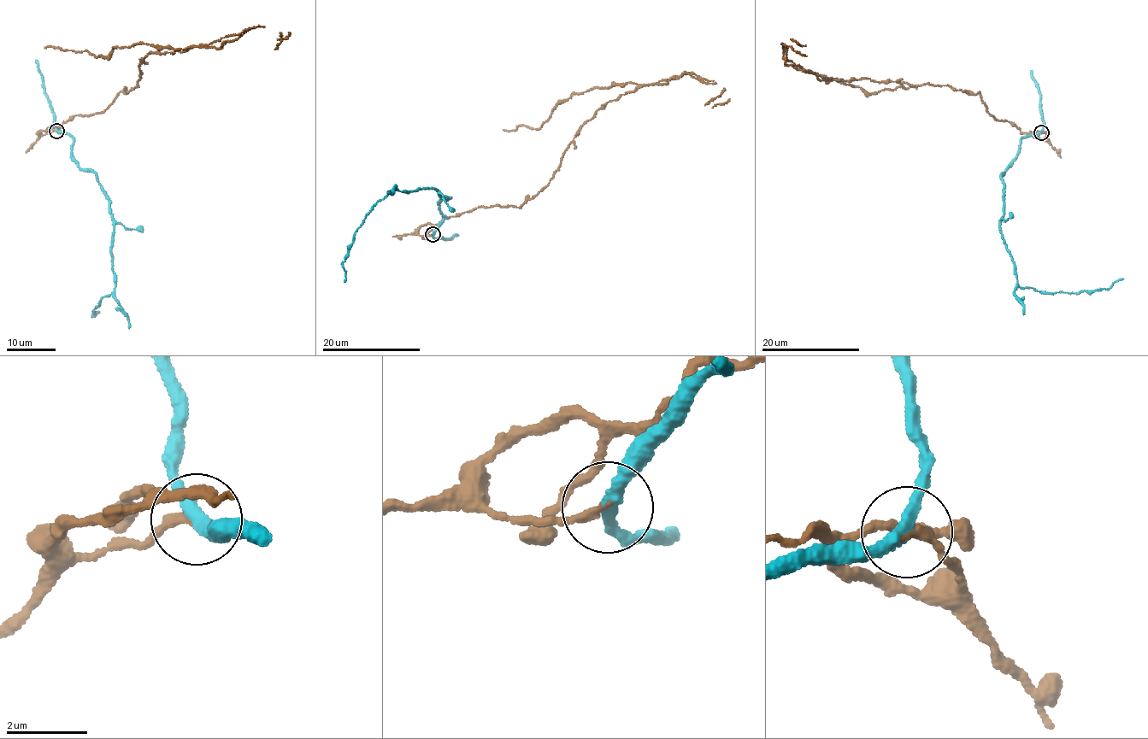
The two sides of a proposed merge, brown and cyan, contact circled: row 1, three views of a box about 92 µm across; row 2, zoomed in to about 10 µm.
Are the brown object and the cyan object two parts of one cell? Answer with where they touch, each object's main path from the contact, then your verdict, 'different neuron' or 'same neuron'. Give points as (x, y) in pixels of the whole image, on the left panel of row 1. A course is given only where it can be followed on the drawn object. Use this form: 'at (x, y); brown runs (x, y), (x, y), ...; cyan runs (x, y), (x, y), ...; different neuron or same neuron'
at (56, 131); brown runs (56, 131), (48, 131), (133, 89), (151, 51), (188, 48), (145, 43), (104, 57), (44, 48); cyan runs (56, 131), (73, 138), (78, 166), (96, 174), (108, 199), (114, 289), (102, 296), (92, 315), (97, 312); different neuron

